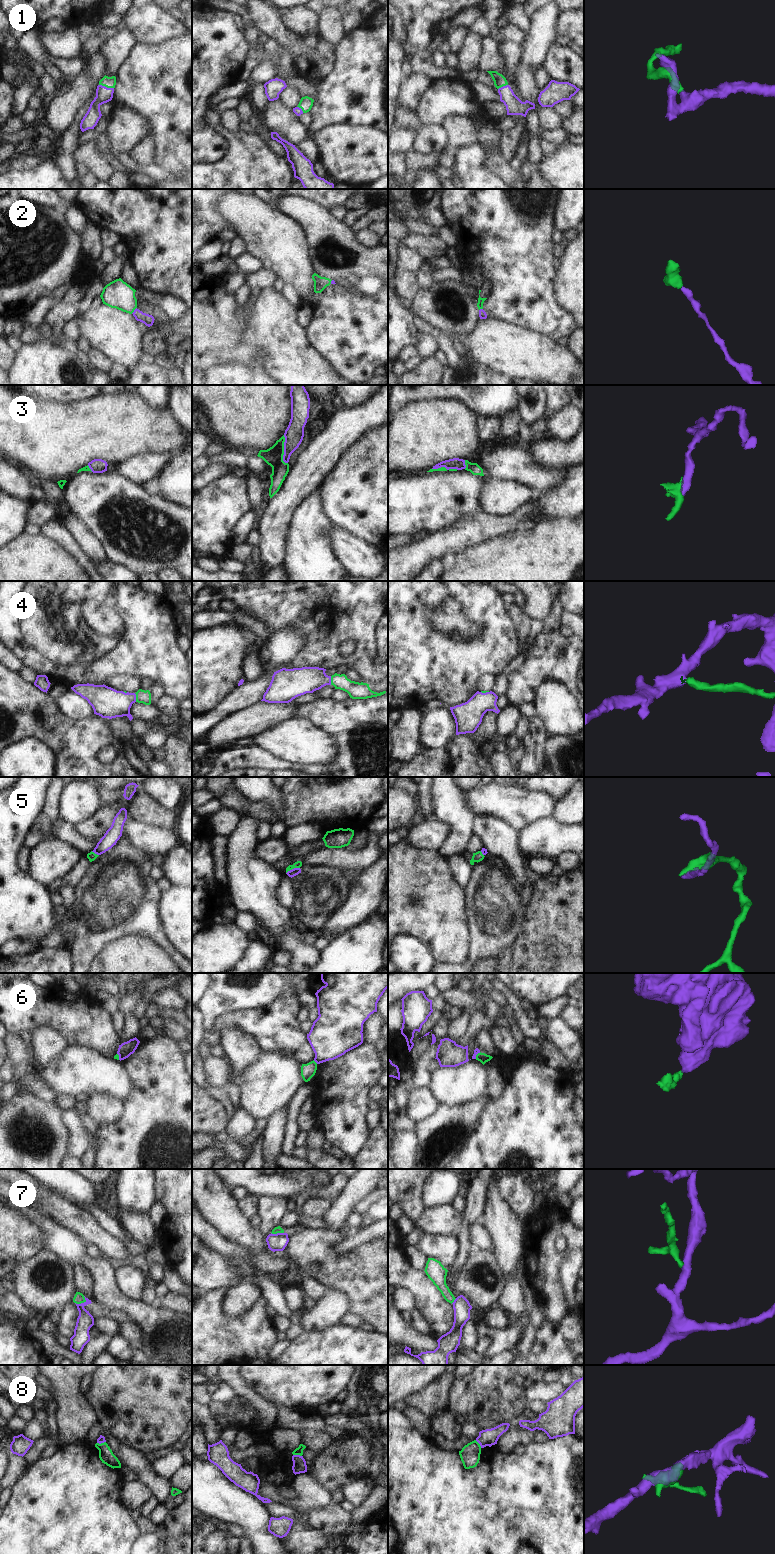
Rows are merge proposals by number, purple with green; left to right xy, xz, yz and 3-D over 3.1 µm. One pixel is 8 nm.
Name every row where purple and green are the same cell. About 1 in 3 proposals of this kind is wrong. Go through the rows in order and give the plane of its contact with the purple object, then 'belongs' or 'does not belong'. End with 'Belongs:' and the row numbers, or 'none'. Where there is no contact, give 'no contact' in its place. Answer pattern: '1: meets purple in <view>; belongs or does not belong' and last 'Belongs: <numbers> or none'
1: meets purple in xy; belongs
2: meets purple in xy; belongs
3: meets purple in xz; belongs
4: meets purple in xy; belongs
5: meets purple in xz; does not belong
6: meets purple in xz; does not belong
7: meets purple in xy; does not belong
8: meets purple in xz; does not belong
Belongs: 1, 2, 3, 4

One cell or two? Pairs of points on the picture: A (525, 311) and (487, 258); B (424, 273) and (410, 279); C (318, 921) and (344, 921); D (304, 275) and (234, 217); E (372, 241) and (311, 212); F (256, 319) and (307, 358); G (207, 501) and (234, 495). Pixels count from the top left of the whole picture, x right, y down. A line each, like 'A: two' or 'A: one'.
A: one
B: two
C: two
D: one
E: two
F: one
G: one

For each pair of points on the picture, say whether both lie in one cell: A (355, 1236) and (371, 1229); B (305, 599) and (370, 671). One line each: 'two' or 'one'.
A: one
B: one

